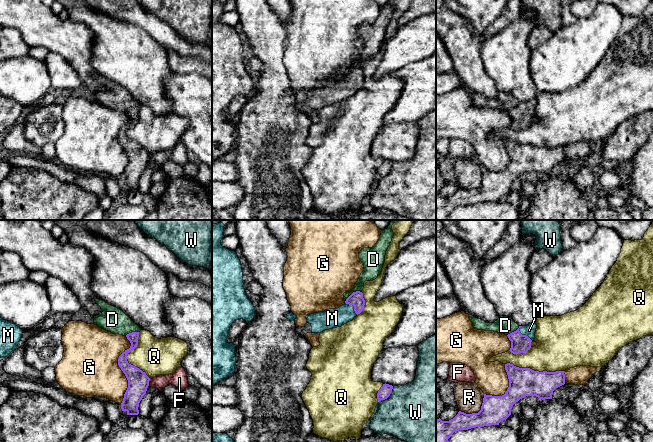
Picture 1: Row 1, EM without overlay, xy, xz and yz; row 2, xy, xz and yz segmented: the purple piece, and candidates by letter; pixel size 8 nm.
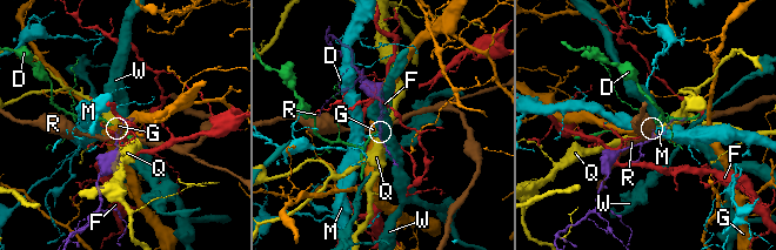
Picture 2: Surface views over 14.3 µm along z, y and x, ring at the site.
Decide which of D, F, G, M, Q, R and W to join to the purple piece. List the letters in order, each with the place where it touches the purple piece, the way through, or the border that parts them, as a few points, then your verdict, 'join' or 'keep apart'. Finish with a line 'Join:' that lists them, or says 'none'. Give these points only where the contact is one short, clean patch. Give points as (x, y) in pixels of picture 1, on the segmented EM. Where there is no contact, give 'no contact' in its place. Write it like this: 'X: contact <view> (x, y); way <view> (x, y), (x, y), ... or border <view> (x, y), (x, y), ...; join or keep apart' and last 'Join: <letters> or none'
D: contact xz (352, 293); border xz (361, 291), (354, 291), (345, 301); keep apart
F: contact xy (149, 380); keep apart
G: contact xy (121, 369); keep apart
M: contact yz (523, 335); way yz (520, 343), (523, 335), (529, 330); join
Q: contact yz (533, 370); keep apart
R: contact yz (478, 412); border yz (484, 394), (481, 408), (477, 412), (464, 413), (459, 411); keep apart
W: contact xz (387, 397); keep apart
Join: M

